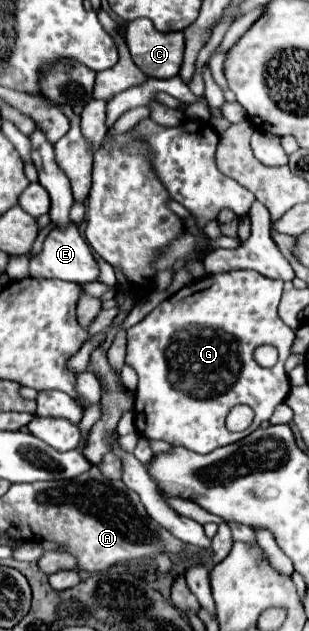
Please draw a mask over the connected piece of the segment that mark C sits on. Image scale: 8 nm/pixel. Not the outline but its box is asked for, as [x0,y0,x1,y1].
[125,19,185,79]

